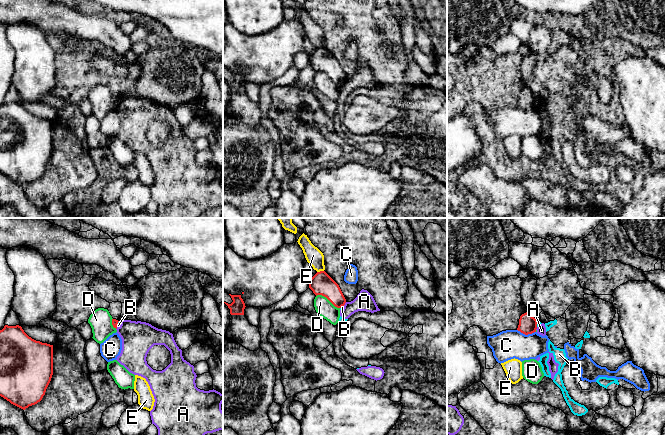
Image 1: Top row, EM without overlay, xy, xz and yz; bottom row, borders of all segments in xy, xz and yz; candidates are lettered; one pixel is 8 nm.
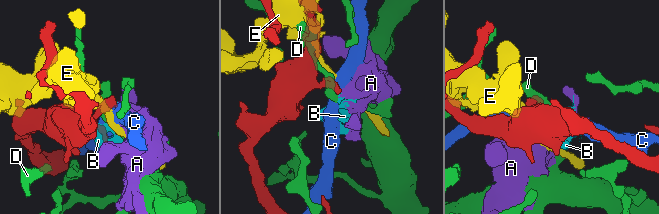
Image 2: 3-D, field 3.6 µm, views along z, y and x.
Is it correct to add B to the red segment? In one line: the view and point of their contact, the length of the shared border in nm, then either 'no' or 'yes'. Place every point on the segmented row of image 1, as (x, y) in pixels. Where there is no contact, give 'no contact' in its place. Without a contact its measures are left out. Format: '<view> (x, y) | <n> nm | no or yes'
xy (117, 323) | 50 nm | no

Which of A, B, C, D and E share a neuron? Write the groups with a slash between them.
A B / C / D / E

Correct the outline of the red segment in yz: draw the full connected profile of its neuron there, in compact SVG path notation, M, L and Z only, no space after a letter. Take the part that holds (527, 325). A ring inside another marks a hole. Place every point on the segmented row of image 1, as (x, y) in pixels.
M527 311L520 316L517 330L525 335L532 334L536 332L537 323L538 321Z

